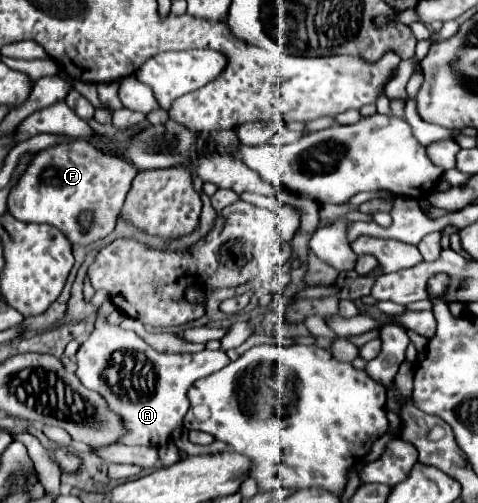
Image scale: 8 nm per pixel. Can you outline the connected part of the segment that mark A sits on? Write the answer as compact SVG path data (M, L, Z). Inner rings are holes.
M104 319L96 321L96 329L80 345L80 349L76 353L76 361L78 361L76 375L80 377L82 385L92 389L92 391L98 391L108 401L110 409L114 409L116 413L120 413L124 417L126 427L128 427L128 435L124 437L124 445L152 445L152 447L168 443L170 433L182 425L182 419L190 407L188 397L186 397L186 391L190 389L190 385L194 381L198 381L200 377L208 377L230 363L228 355L220 349L218 351L204 349L204 351L194 353L194 355L158 353L142 337L138 337L134 331L124 331L118 325L108 325Z

